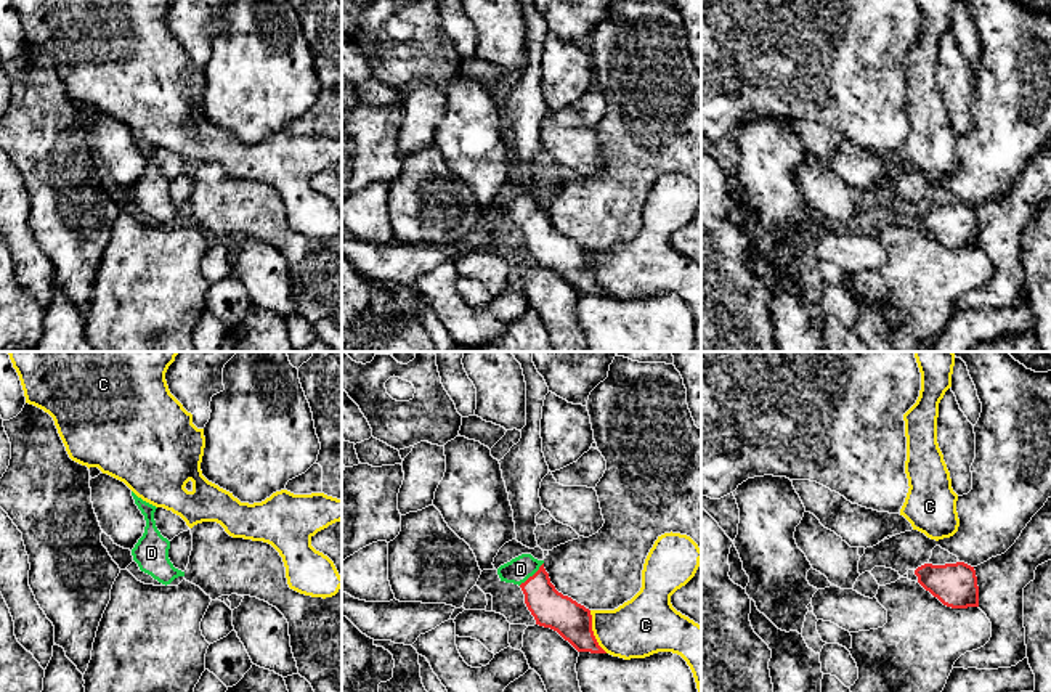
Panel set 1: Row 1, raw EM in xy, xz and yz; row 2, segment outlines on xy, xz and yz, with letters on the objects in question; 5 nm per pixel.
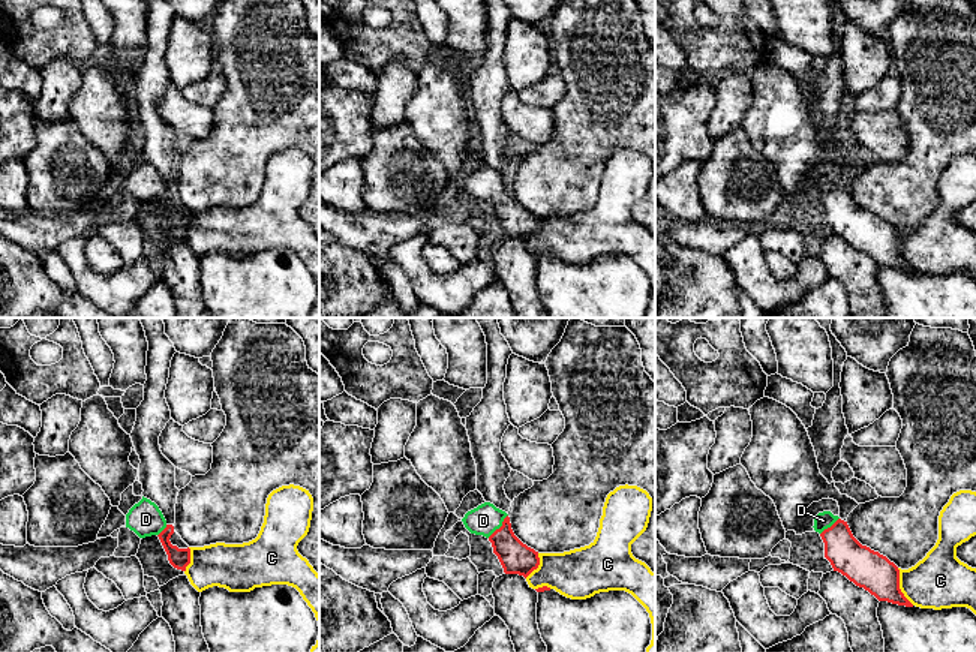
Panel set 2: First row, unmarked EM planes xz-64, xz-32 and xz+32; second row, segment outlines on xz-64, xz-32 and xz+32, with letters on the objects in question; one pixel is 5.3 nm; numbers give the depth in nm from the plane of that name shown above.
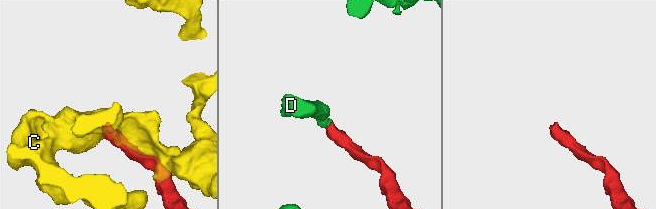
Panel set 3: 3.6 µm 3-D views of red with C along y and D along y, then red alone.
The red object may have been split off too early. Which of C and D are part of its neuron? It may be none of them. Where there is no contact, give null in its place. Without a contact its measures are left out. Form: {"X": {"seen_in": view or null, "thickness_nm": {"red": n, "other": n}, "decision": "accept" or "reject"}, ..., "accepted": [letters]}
{"C": {"seen_in": "xz", "thickness_nm": {"red": 190, "other": 300}, "decision": "reject"}, "D": {"seen_in": "xz", "thickness_nm": {"red": 190, "other": 120}, "decision": "accept"}, "accepted": ["D"]}

